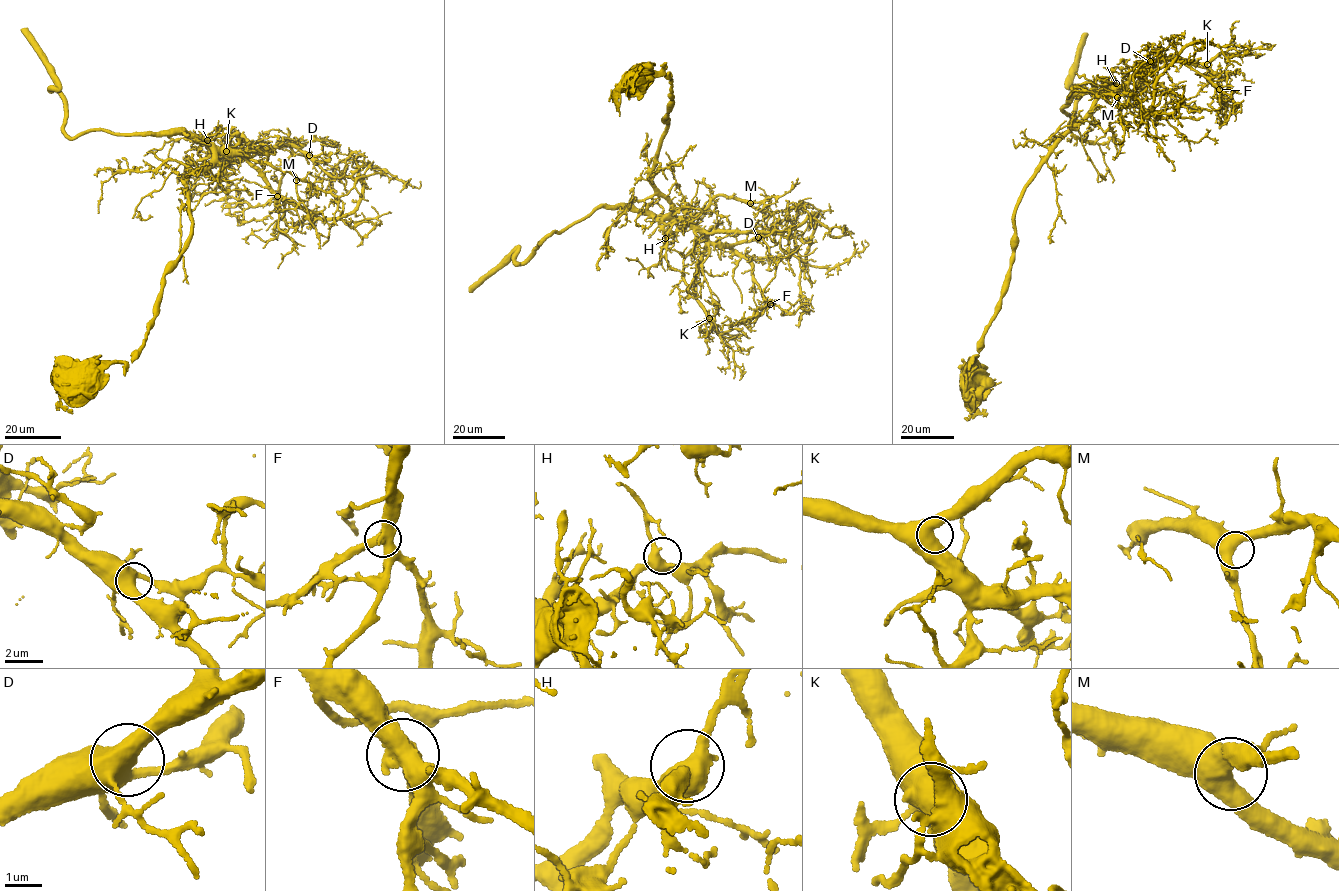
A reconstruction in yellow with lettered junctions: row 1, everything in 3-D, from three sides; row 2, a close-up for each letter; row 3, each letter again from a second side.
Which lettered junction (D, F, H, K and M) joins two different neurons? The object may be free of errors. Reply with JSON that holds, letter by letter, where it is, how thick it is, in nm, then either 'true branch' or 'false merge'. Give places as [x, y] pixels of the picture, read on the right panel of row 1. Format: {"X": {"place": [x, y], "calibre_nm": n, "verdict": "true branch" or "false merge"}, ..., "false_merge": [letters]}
{"D": {"place": [1150, 61], "calibre_nm": 480, "verdict": "true branch"}, "F": {"place": [1219, 89], "calibre_nm": 500, "verdict": "false merge"}, "H": {"place": [1116, 83], "calibre_nm": 500, "verdict": "true branch"}, "K": {"place": [1207, 64], "calibre_nm": 480, "verdict": "true branch"}, "M": {"place": [1117, 97], "calibre_nm": 480, "verdict": "true branch"}, "false_merge": ["F"]}

